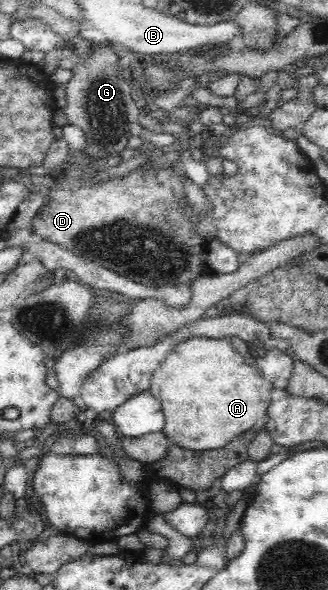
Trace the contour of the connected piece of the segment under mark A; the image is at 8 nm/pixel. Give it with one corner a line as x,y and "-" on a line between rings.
195,337
180,342
166,355
164,362
152,374
148,391
161,402
164,413
162,432
169,445
190,451
222,449
242,435
242,432
250,435
250,428
263,423
268,405
272,401
270,392
273,385
261,376
258,369
246,364
245,358
232,346
229,338

